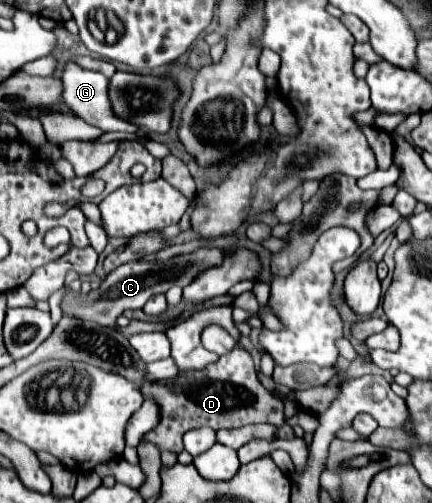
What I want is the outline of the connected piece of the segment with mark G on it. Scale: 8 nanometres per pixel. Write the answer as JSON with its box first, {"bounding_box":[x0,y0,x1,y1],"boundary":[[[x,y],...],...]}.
{"bounding_box":[61,63,137,133],"boundary":[[[67,63],[65,71],[61,75],[63,79],[63,99],[65,105],[83,121],[87,121],[93,127],[99,127],[101,131],[123,131],[123,133],[137,133],[137,125],[121,119],[115,115],[111,101],[109,101],[109,79],[103,77],[97,71],[87,71],[79,67],[77,63]]]}

